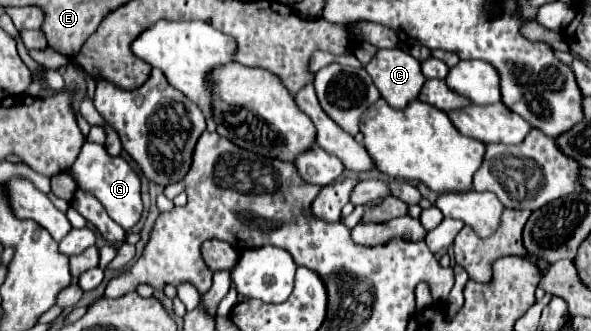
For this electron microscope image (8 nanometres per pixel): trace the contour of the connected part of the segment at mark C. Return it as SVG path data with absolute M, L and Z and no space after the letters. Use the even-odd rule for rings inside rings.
M400 48L378 50L366 64L366 72L372 76L380 96L392 106L406 106L418 98L418 92L426 78L420 74L420 62Z

